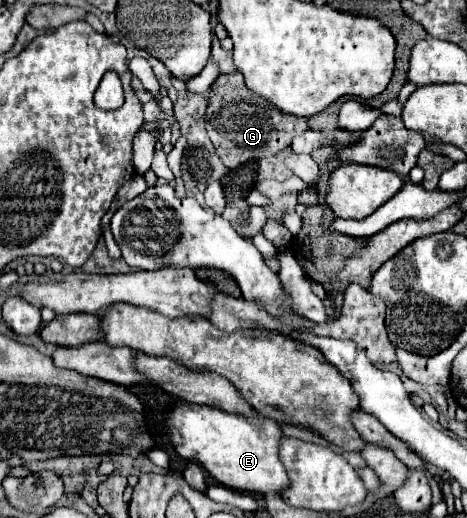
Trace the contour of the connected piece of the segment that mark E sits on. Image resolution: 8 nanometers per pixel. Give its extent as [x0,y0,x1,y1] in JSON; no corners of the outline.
[166,400,288,494]

